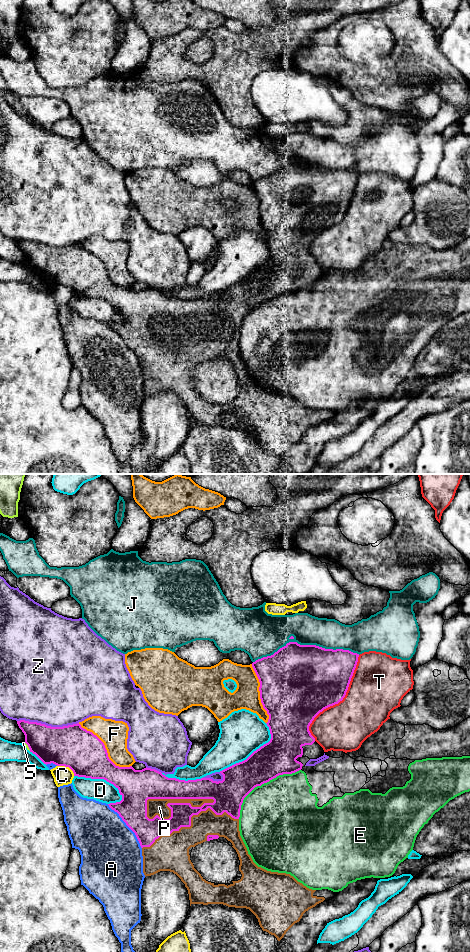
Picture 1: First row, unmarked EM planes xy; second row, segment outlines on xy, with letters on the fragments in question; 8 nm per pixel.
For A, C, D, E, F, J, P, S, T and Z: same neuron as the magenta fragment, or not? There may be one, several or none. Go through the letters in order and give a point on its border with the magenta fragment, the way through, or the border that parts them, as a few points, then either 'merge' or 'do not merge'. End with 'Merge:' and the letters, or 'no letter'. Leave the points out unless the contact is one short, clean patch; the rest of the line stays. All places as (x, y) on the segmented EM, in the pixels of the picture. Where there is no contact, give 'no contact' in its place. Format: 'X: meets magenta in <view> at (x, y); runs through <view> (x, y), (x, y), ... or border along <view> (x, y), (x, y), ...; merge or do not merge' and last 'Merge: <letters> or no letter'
A: meets magenta in xy at (127, 825); do not merge
C: meets magenta in xy at (67, 766); do not merge
D: meets magenta in xy at (101, 778); do not merge
E: meets magenta in xy at (262, 783); do not merge
F: meets magenta in xy at (105, 749); do not merge
J: meets magenta in xy at (306, 645); do not merge
P: meets magenta in xy at (172, 798); merge
S: meets magenta in xy at (28, 746); do not merge
T: meets magenta in xy at (339, 701); do not merge
Z: meets magenta in xy at (48, 726); do not merge
Merge: P

